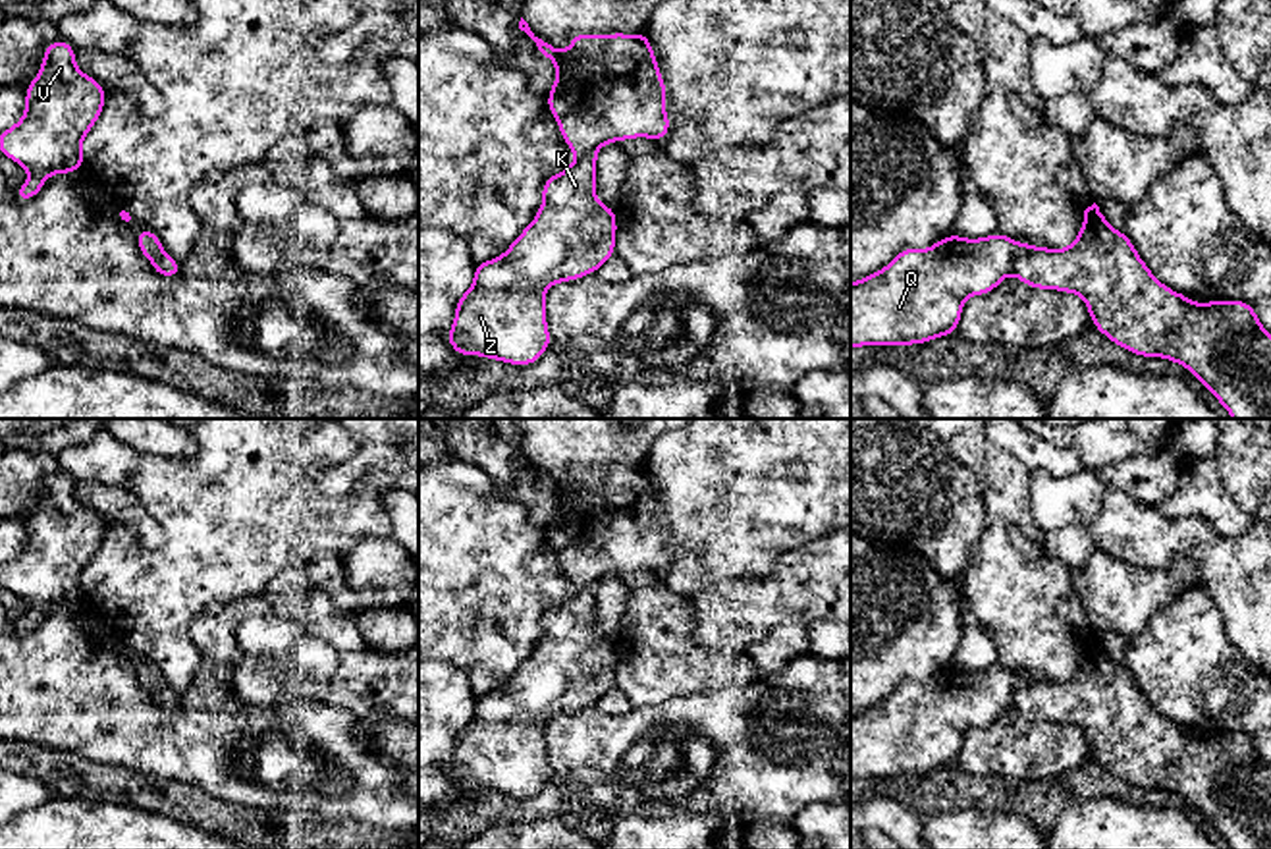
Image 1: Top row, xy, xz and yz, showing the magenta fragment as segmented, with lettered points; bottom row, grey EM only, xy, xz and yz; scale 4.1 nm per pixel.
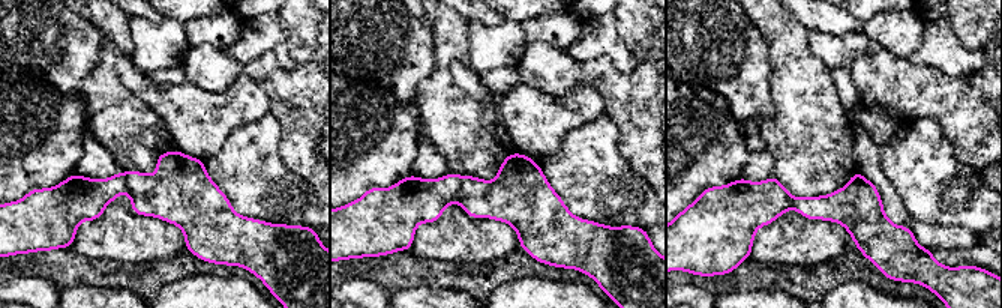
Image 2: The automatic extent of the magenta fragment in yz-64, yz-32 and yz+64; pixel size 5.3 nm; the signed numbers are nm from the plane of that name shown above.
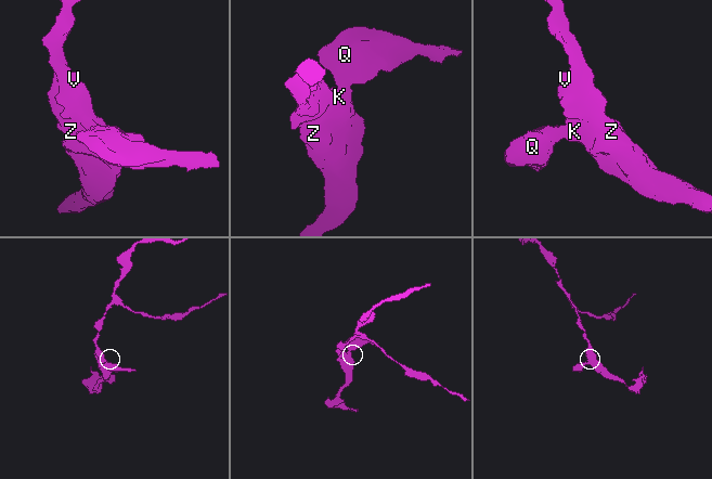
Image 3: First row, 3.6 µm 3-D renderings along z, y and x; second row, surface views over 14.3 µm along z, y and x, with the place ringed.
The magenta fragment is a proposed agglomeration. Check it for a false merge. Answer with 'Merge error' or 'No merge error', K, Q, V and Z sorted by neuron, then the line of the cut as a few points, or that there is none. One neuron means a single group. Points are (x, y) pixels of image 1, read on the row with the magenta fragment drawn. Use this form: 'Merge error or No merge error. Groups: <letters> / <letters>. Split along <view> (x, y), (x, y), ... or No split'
Merge error. Groups: K V Z / Q. Split along yz (1017, 246), (1009, 273)

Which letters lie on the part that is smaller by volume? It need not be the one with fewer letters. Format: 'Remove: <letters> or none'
Remove: Q

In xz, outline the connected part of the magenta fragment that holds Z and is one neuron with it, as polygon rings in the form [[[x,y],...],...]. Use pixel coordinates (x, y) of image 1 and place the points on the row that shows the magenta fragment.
[[[590,151],[542,183],[542,206],[534,220],[498,259],[474,264],[473,286],[455,303],[455,320],[446,334],[447,343],[459,357],[480,355],[484,359],[503,361],[517,367],[536,363],[552,343],[546,324],[544,295],[550,286],[573,282],[586,274],[596,274],[600,266],[615,255],[617,220],[615,208],[596,201],[596,160],[598,151]]]

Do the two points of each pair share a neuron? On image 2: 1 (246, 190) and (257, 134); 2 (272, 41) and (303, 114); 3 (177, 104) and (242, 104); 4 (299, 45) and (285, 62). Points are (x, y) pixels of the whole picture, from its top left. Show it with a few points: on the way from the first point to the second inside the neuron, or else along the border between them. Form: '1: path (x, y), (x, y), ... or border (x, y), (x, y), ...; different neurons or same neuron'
1: path (251, 176), (251, 150), (254, 147); same neuron
2: border (249, 62), (272, 53), (284, 68), (297, 66); different neurons
3: path (194, 104), (225, 104); same neuron
4: border (281, 21), (290, 56), (299, 65); different neurons

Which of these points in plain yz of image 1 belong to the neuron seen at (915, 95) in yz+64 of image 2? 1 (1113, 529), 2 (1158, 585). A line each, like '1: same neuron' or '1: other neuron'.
1: same neuron
2: other neuron

